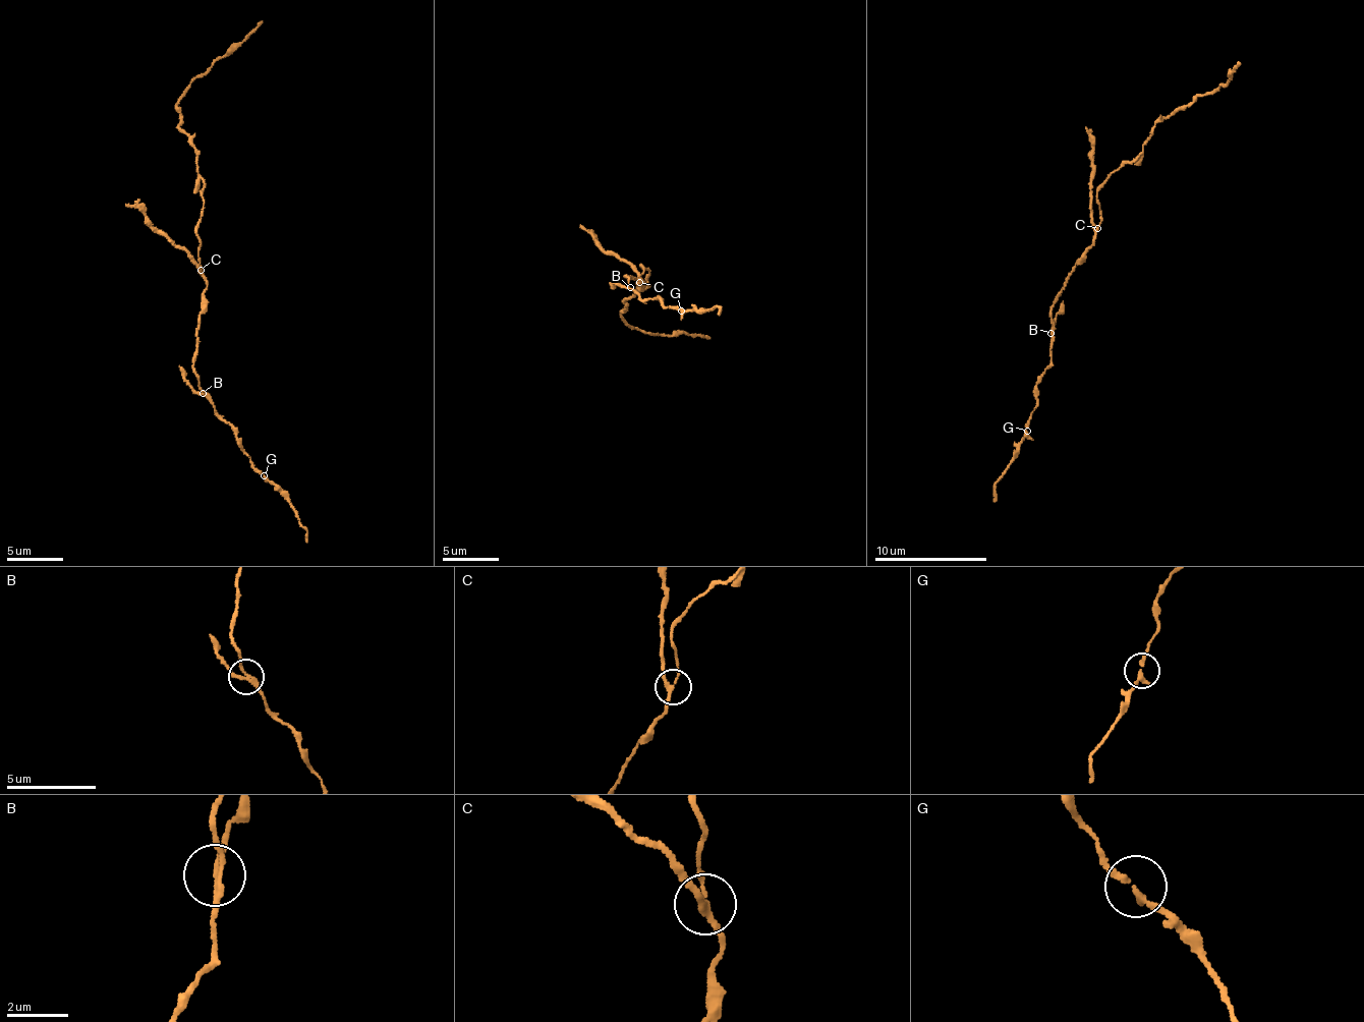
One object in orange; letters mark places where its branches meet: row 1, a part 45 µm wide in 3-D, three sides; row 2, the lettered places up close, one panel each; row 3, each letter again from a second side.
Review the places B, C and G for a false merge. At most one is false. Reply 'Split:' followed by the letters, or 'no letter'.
Split: C

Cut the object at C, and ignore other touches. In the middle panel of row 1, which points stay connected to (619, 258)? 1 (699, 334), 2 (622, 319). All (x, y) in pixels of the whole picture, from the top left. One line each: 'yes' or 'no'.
1: no
2: no

